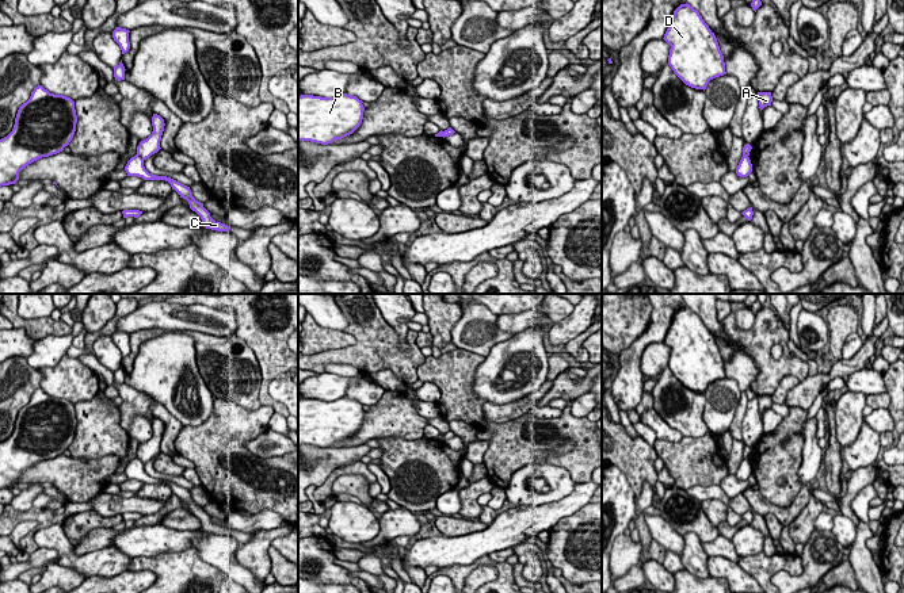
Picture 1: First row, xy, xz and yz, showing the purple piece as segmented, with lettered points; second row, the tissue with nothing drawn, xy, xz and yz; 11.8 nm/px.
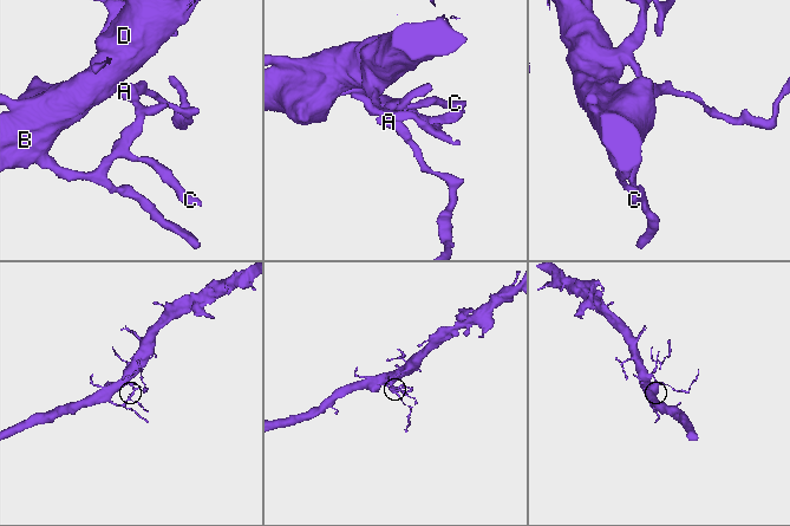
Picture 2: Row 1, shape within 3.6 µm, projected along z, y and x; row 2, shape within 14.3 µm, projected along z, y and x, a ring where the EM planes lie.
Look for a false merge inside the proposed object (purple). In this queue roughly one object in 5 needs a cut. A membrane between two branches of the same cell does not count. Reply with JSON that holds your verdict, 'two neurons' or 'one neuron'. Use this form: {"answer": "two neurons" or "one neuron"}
{"answer": "two neurons"}

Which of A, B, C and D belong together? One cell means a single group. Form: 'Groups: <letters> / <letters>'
Groups: A / B C D

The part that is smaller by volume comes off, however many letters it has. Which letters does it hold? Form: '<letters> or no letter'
A

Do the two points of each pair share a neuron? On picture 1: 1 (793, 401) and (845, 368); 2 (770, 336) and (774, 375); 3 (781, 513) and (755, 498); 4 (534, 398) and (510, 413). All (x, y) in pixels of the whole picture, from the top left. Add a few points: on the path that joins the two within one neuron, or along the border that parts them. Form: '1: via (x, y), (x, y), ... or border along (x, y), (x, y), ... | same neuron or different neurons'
1: via (805, 391), (819, 379), (832, 374) | same neuron
2: via (765, 345), (765, 362), (767, 366) | same neuron
3: via (774, 509), (762, 505) | same neuron
4: via (529, 402), (515, 409) | same neuron

